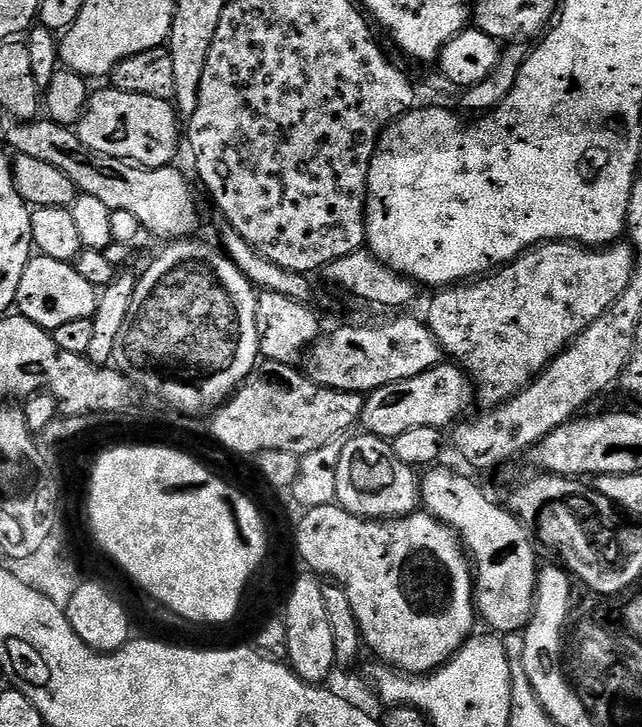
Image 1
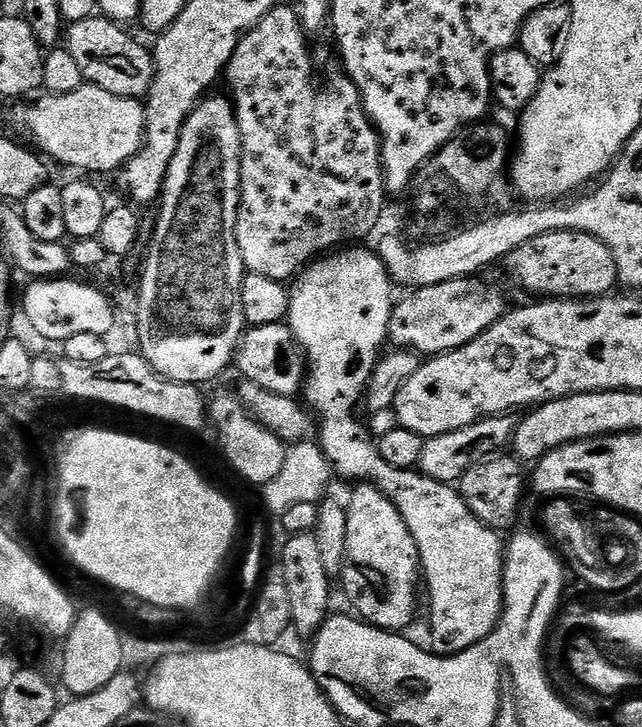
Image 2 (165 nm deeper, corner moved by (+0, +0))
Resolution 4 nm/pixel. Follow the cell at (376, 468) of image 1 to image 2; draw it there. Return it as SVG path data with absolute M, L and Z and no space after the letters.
M360 482L352 492L352 497L346 500L348 517L346 518L346 558L344 559L344 570L342 581L344 580L344 592L348 595L348 600L353 604L355 615L359 619L373 624L376 628L384 628L388 632L400 632L416 616L416 583L421 583L422 569L420 567L420 547L414 542L414 534L406 526L404 516L398 512L398 506L394 500L391 500L376 485L367 482Z

